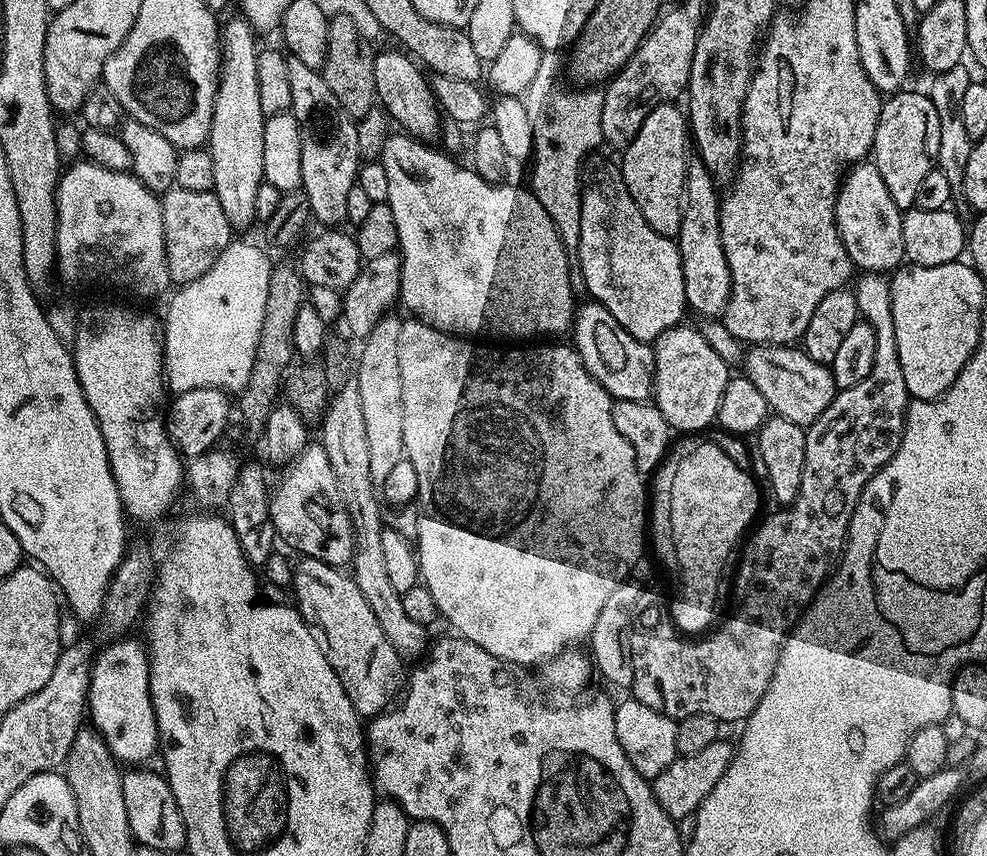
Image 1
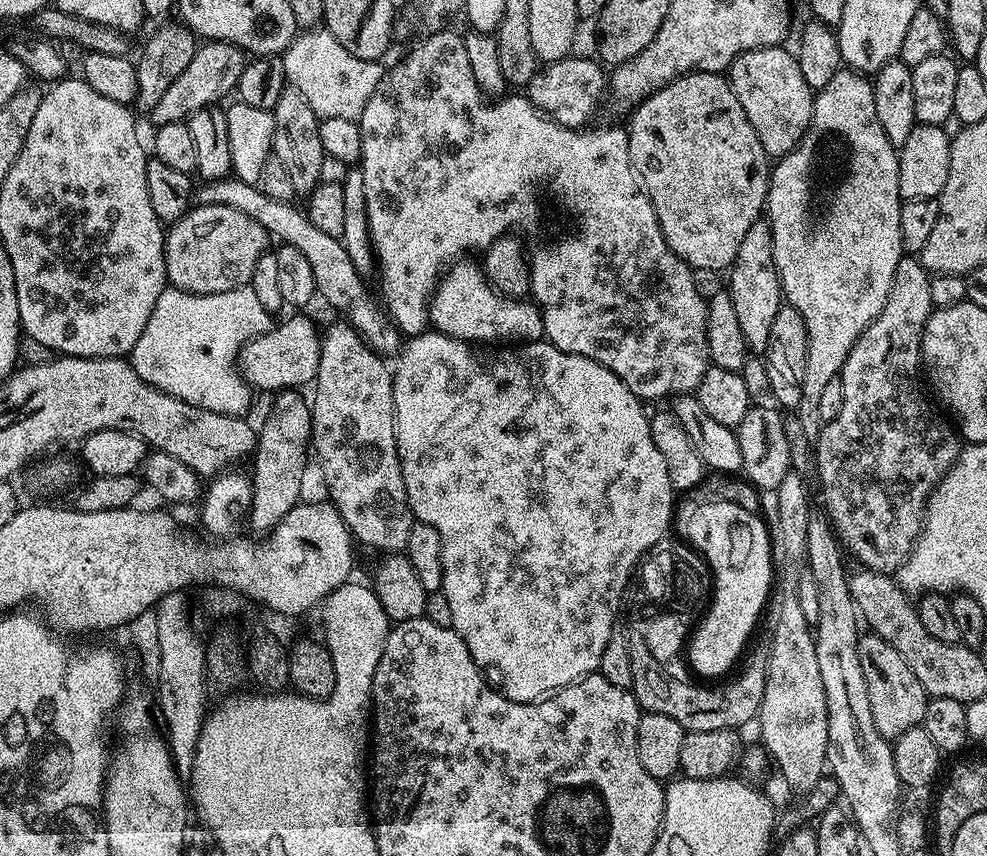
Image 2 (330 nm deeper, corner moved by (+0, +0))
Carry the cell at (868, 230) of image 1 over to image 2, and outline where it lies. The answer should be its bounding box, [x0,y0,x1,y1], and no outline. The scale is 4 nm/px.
[726,46,814,158]

